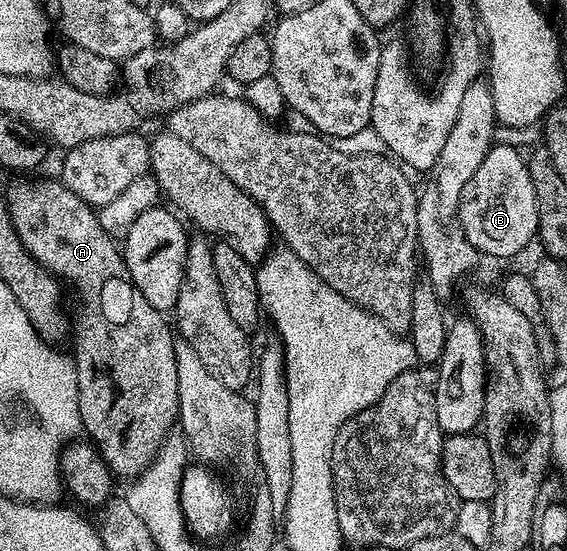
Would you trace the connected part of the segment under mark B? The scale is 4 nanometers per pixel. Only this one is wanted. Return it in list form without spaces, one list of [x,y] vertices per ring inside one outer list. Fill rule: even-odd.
[[[502,141],[492,146],[477,173],[469,177],[469,185],[465,185],[459,220],[467,240],[484,256],[507,259],[533,243],[539,230],[537,197],[533,193],[533,181],[529,181],[527,160],[522,154],[519,156],[517,148]]]

